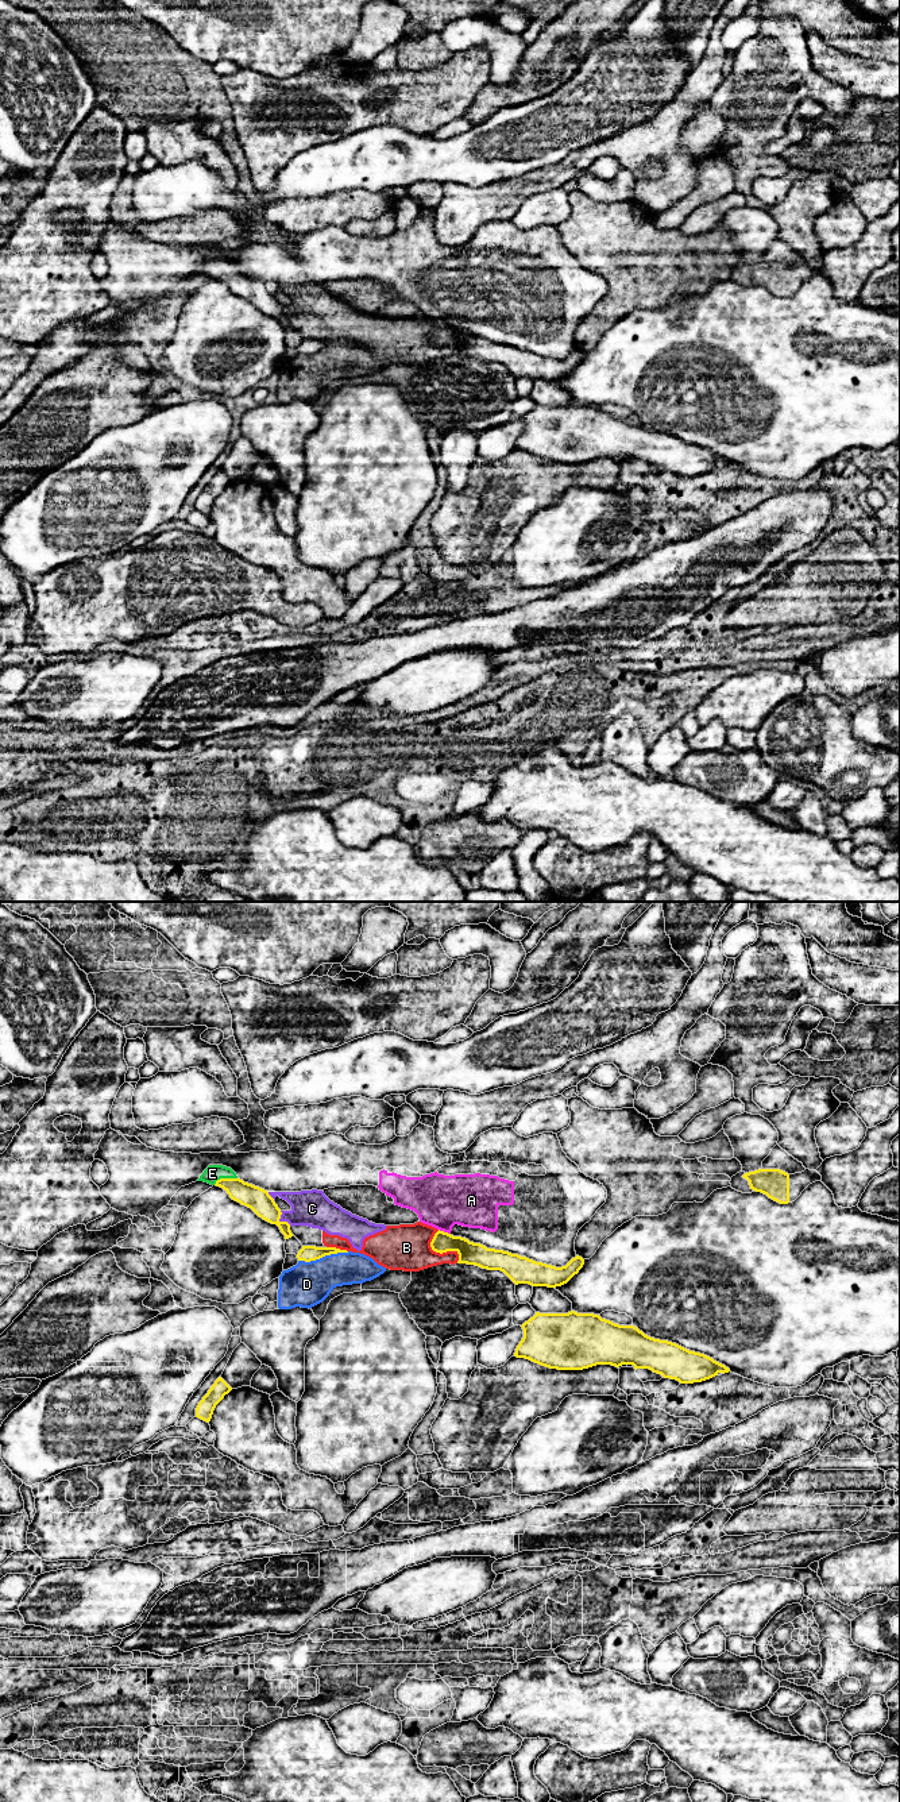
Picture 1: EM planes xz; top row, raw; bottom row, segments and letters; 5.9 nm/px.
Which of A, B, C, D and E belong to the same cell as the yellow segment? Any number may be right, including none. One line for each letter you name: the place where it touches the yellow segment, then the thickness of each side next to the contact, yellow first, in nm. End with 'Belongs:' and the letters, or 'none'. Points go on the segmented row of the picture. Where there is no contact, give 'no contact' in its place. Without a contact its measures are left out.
E: meets yellow in xz at (224, 1179); 140 nm thick on the yellow side, 100 nm on the other
Belongs: E

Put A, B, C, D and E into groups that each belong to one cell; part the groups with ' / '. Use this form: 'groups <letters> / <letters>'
groups A / B C / D / E

